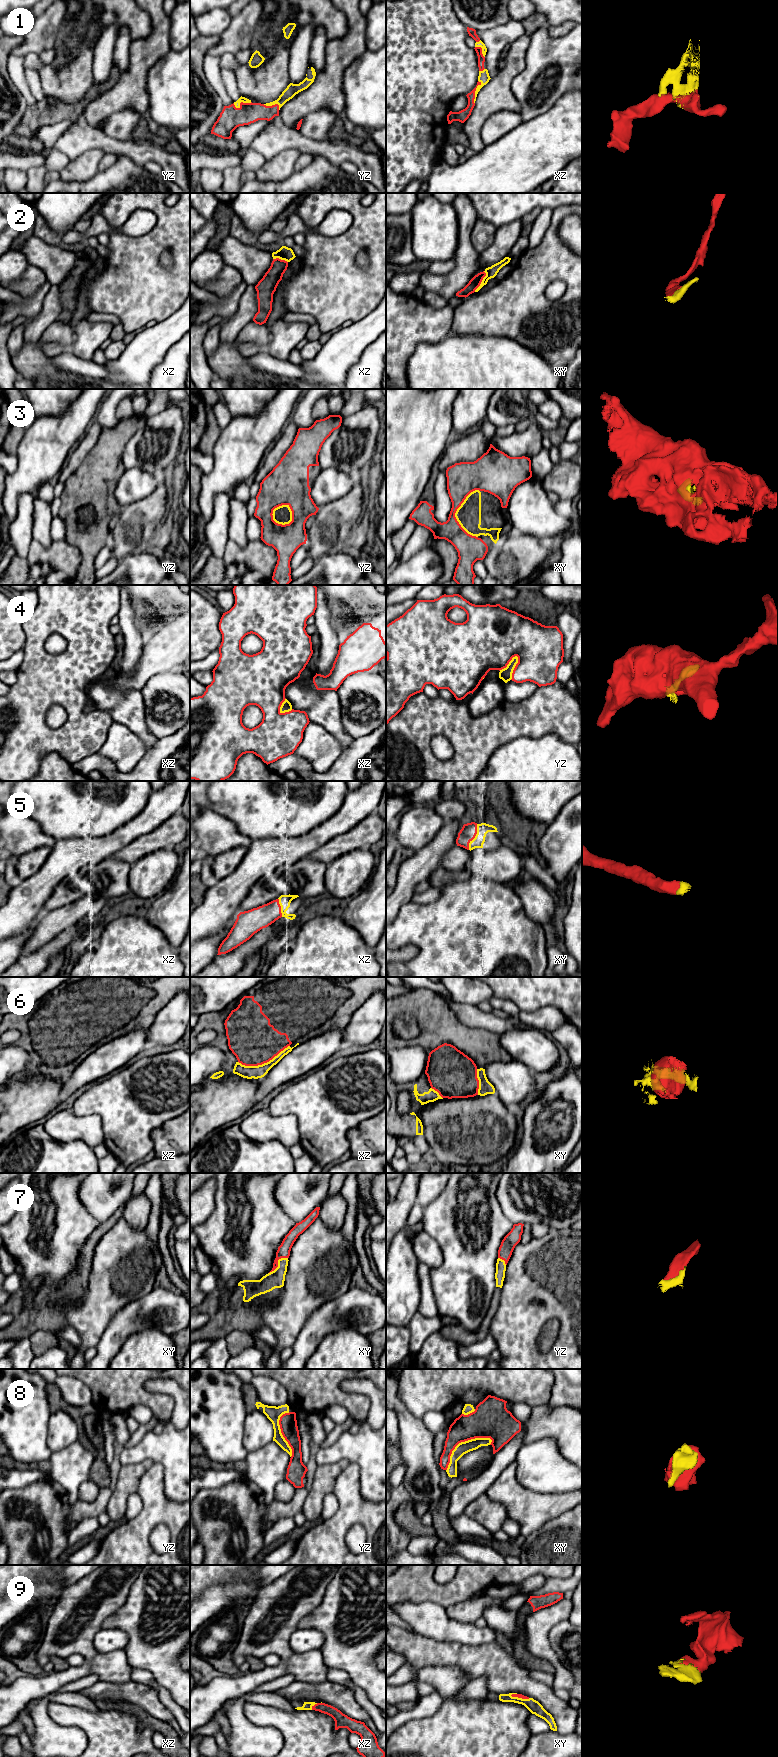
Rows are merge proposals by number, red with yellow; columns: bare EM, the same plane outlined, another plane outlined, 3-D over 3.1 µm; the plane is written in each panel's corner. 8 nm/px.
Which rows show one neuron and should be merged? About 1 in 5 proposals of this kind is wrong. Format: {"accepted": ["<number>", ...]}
{"accepted": ["1", "2", "3", "5", "6", "7", "9"]}

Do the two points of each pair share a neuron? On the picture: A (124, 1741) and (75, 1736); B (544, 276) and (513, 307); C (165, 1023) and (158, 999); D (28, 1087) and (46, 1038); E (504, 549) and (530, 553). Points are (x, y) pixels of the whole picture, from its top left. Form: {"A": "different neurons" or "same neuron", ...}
{"A": "different neurons", "B": "same neuron", "C": "different neurons", "D": "different neurons", "E": "same neuron"}

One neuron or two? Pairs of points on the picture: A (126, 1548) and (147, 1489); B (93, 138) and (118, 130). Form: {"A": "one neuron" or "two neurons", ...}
{"A": "one neuron", "B": "two neurons"}

